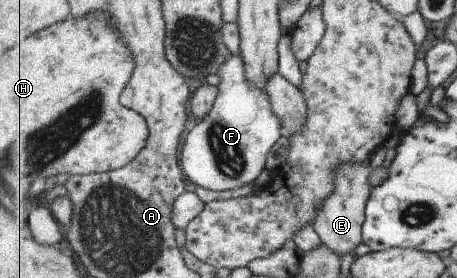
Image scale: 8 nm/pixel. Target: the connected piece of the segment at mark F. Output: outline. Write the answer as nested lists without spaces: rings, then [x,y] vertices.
[[[229,55],[219,71],[220,93],[212,113],[186,135],[181,151],[185,176],[192,183],[212,191],[239,189],[254,183],[266,171],[272,148],[280,141],[282,125],[274,115],[268,94],[255,87],[245,73],[243,55]]]

